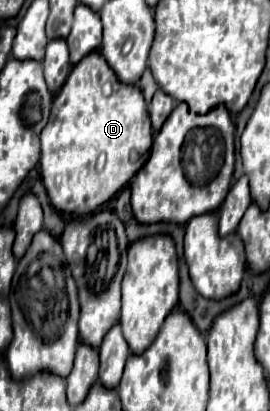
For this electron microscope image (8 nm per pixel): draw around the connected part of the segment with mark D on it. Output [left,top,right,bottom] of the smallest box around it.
[39,53,153,215]

